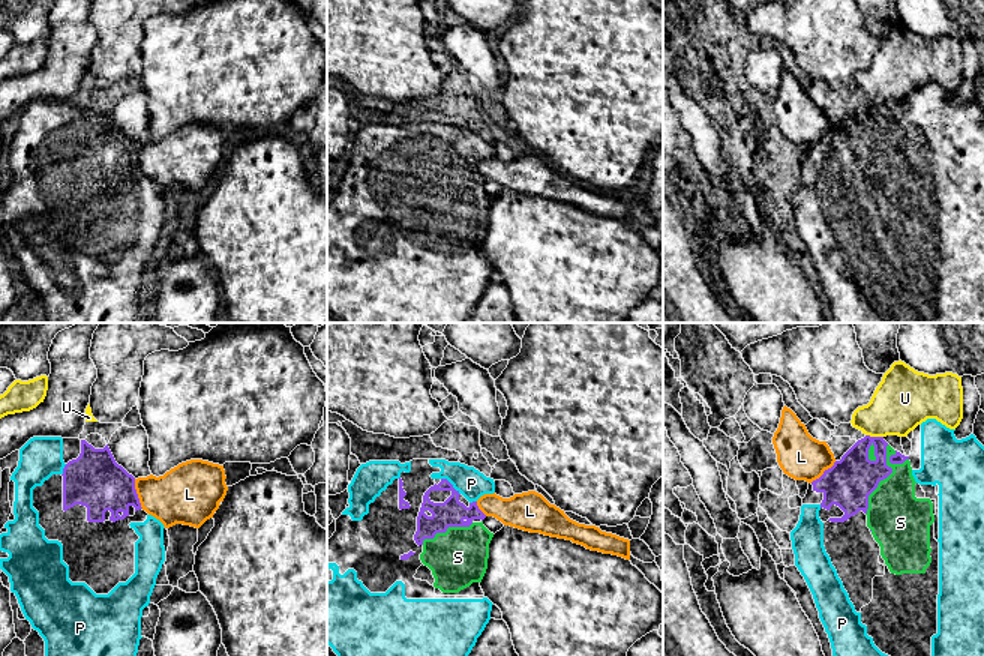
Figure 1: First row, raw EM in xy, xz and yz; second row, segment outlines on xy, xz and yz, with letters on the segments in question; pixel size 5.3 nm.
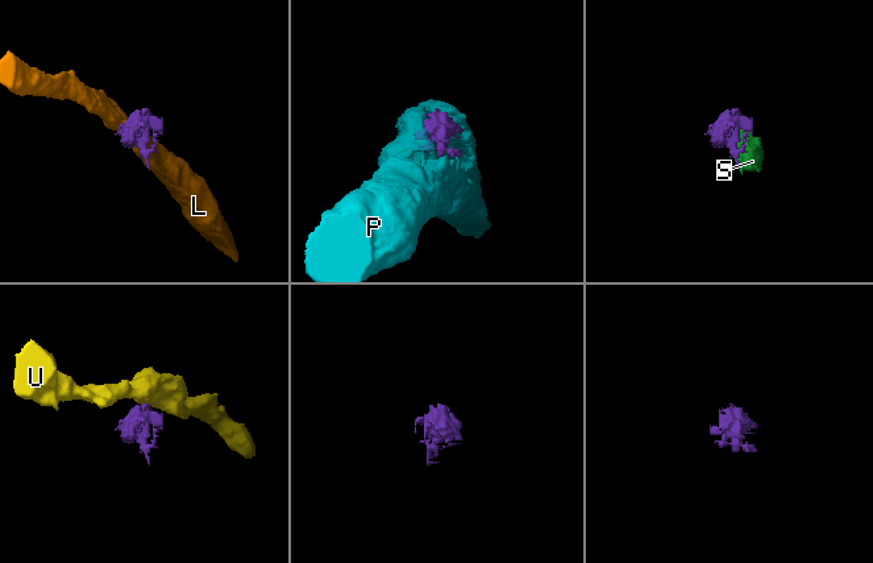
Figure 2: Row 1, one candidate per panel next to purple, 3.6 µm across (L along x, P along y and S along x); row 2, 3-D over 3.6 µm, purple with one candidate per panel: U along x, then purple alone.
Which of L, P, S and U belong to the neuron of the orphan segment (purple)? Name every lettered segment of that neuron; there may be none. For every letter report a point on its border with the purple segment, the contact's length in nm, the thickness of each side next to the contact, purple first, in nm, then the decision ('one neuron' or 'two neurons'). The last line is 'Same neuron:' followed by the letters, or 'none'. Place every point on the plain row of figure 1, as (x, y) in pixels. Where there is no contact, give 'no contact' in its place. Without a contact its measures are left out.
L: contact xy (137, 158); length 170 nm; calibres 300 and 300 nm; two neurons
P: contact xz (452, 149); length 140 nm; calibres 150 and 160 nm; one neuron
S: contact yz (882, 143); length 400 nm; calibres 260 and 320 nm; one neuron
U: contact yz (875, 101); length 100 nm; calibres 240 and 320 nm; two neurons
Same neuron: P, S

